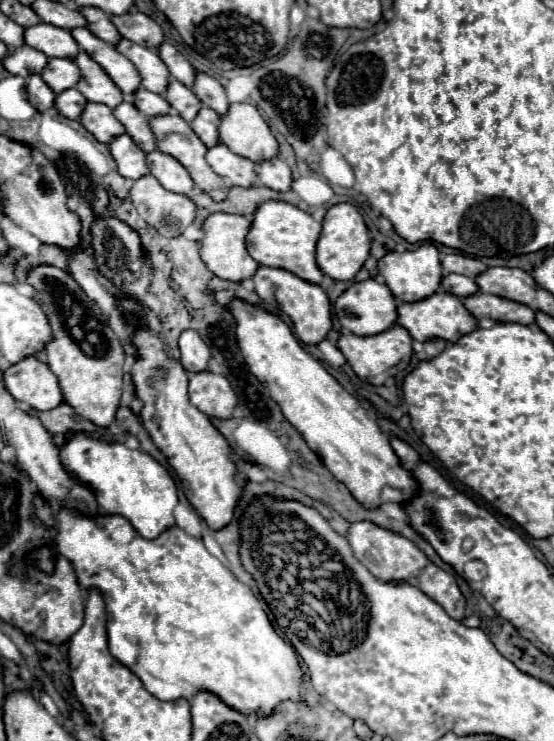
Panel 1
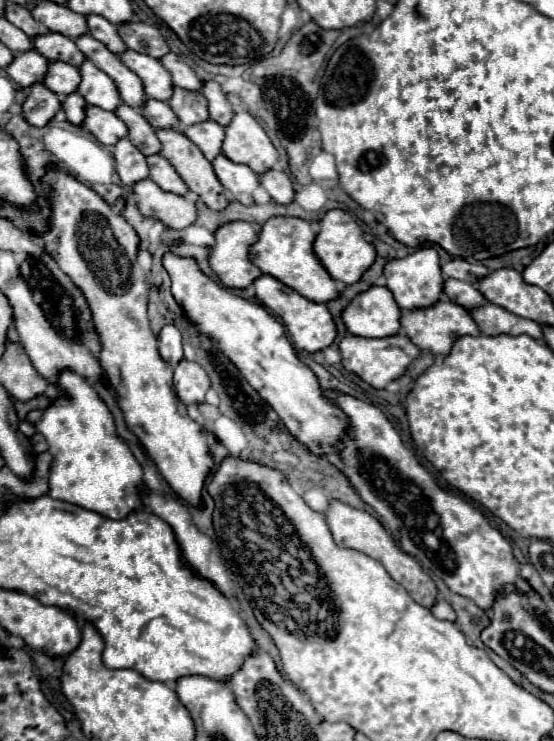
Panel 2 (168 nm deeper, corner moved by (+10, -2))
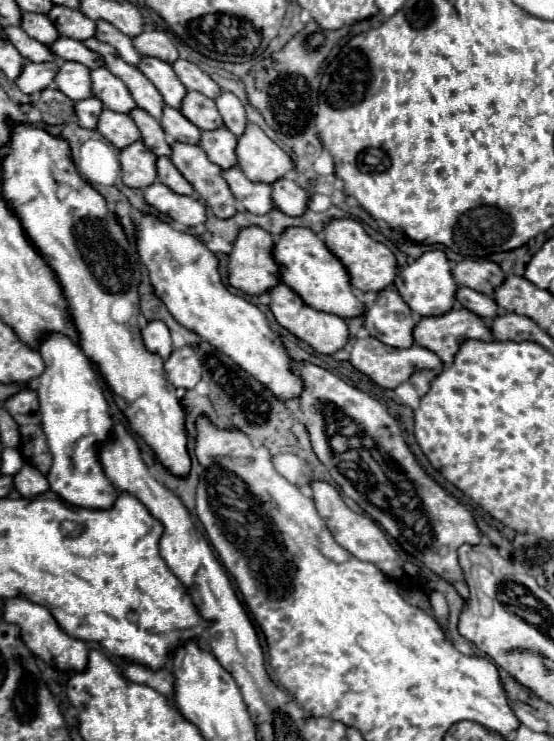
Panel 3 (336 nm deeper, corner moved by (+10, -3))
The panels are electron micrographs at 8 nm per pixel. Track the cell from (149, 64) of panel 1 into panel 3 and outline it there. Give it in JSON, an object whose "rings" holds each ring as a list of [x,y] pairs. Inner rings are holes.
{"rings":[[[143,57],[137,67],[151,79],[151,83],[159,89],[159,93],[163,95],[163,99],[169,107],[175,107],[175,109],[181,107],[181,101],[187,95],[187,89],[179,81],[179,77],[175,75],[175,71],[169,63],[161,61],[157,57]]]}

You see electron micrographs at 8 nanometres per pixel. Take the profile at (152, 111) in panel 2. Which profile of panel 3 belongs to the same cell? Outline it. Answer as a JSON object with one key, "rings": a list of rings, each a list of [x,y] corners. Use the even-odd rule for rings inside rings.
{"rings":[[[173,107],[163,109],[161,127],[173,141],[197,145],[201,139],[201,129],[195,127],[189,119],[185,119],[185,115],[179,109],[173,109]]]}

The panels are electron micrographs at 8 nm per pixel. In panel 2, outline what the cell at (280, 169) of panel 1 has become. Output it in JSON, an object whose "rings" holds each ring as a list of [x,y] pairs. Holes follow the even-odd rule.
{"rings":[[[271,168],[265,174],[261,174],[259,180],[261,180],[261,186],[269,192],[269,196],[277,204],[285,204],[285,202],[293,200],[293,184],[283,170]]]}

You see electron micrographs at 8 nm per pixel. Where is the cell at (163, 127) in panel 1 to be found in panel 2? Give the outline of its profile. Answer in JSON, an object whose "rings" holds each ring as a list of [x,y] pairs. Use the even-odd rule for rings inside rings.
{"rings":[[[159,128],[159,130],[155,130],[155,134],[157,134],[157,138],[159,138],[161,146],[163,146],[159,154],[173,164],[173,168],[175,168],[177,174],[183,178],[183,182],[187,184],[187,188],[193,190],[195,194],[199,194],[199,198],[201,198],[211,210],[225,210],[225,206],[229,204],[229,200],[227,200],[227,196],[223,194],[223,186],[221,186],[221,182],[217,180],[215,172],[213,172],[213,168],[211,168],[211,162],[201,154],[201,150],[199,150],[185,134],[181,134],[181,132],[177,132],[177,130]]]}

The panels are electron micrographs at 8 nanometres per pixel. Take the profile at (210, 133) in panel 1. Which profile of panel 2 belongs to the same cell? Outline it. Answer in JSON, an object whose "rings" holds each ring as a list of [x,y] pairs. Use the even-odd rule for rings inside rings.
{"rings":[[[203,120],[199,124],[183,128],[183,134],[199,146],[207,160],[213,160],[217,154],[221,154],[221,144],[225,138],[225,128],[221,124],[213,120]]]}

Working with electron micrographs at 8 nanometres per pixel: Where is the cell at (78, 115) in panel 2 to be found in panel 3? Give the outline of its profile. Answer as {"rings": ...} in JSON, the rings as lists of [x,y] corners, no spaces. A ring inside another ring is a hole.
{"rings":[[[89,97],[89,99],[79,101],[75,105],[75,111],[77,111],[77,121],[79,121],[81,127],[95,129],[97,121],[99,121],[99,115],[103,111],[103,103],[97,97]]]}

